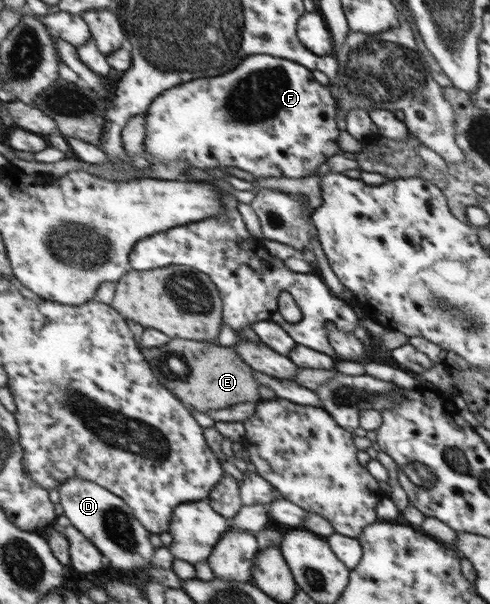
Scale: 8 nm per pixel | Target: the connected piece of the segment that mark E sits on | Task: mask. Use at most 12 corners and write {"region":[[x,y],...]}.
{"region":[[233,347],[141,348],[160,384],[208,413],[260,400]]}

